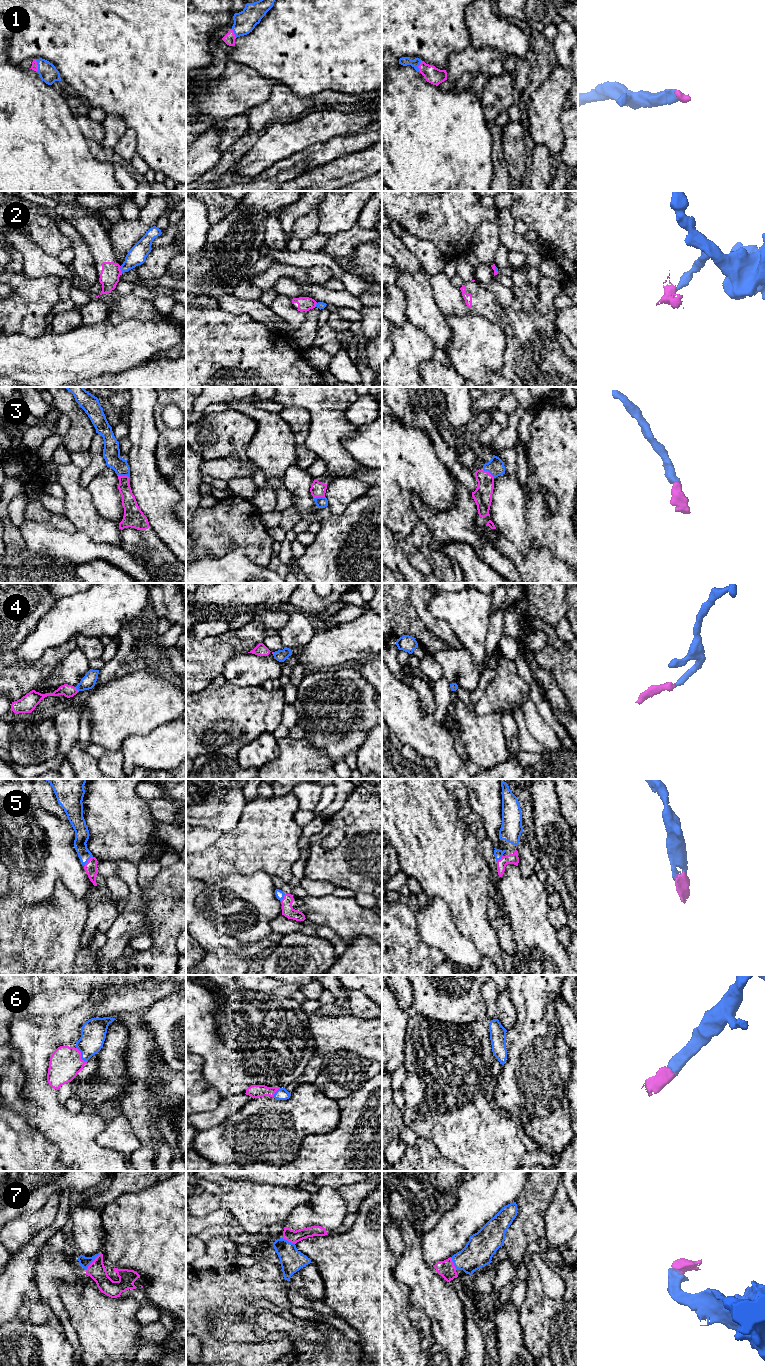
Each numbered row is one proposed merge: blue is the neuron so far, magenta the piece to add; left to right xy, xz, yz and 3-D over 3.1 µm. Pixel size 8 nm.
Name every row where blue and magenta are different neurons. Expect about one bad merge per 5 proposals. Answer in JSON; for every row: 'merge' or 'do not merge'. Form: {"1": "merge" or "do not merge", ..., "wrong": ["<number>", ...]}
{"1": "merge", "2": "do not merge", "3": "merge", "4": "merge", "5": "merge", "6": "merge", "7": "merge", "wrong": ["2"]}

